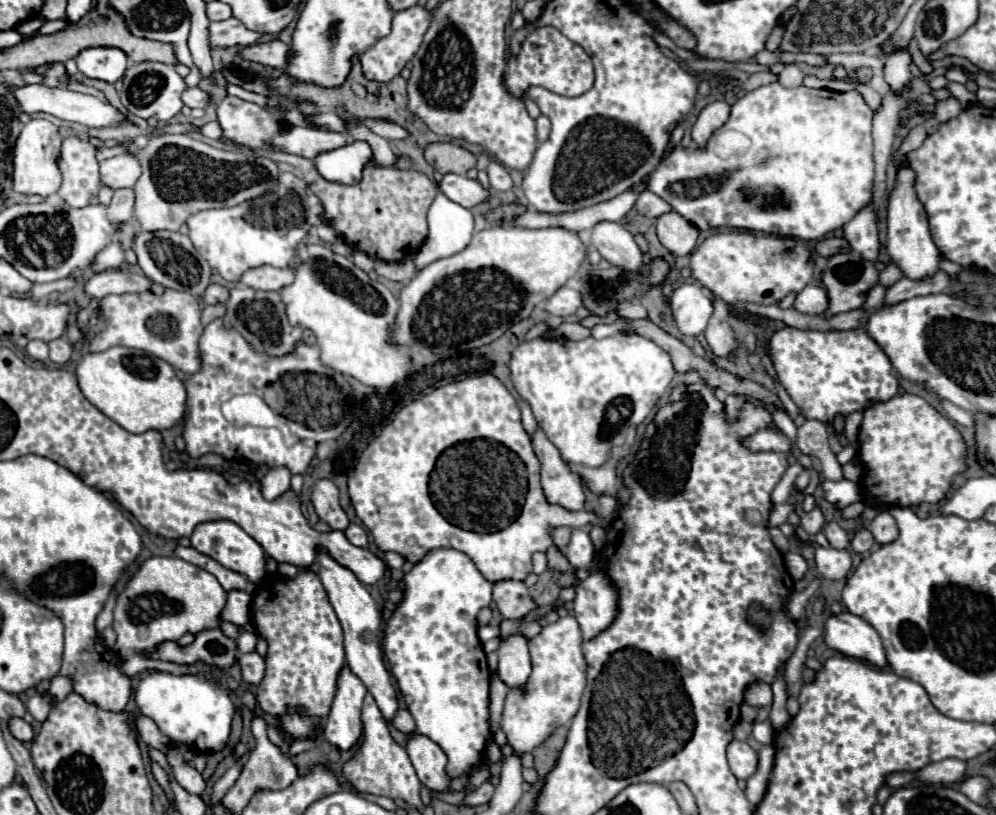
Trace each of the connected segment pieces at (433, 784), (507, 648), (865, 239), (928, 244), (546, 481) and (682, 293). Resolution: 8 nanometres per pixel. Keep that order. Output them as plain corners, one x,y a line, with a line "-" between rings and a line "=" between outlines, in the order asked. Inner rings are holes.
414,733
408,737
406,751
424,787
438,793
450,791
450,777
446,773
446,763
448,763
446,753
432,739
=
506,637
498,647
498,655
498,677
506,683
508,689
524,689
526,679
530,677
530,655
526,637
=
866,203
850,223
844,225
844,237
848,239
852,251
860,253
868,261
876,261
878,257
878,227
876,215
870,203
=
902,161
898,165
894,189
890,191
890,197
888,197
888,243
886,243
886,249
892,257
892,263
896,263
904,271
906,277
922,279
922,277
938,271
938,263
942,257
930,237
926,211
914,191
914,181
916,181
916,173
912,171
912,167
906,161
=
538,429
534,439
534,453
542,463
540,479
546,501
552,505
560,505
568,511
582,511
584,509
584,489
580,479
568,471
564,461
560,459
558,449
546,439
546,435
=
684,283
672,295
672,317
684,335
696,337
704,333
712,311
712,299
696,283

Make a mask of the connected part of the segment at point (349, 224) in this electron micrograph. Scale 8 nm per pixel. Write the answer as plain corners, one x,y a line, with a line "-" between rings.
272,153
276,161
294,165
314,195
322,201
326,223
350,245
354,251
362,251
374,259
398,263
412,259
428,235
426,213
436,197
436,183
420,171
398,171
390,167
366,167
360,183
342,185
330,183
318,175
314,161
288,153

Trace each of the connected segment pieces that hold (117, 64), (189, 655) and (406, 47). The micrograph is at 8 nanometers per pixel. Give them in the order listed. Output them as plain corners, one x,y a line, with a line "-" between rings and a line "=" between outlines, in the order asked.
96,47
96,49
84,49
82,53
78,53
76,65
78,65
78,71
90,79
116,83
118,79
122,79
128,59
120,49
=
206,629
198,633
194,643
188,647
180,647
178,643
162,643
152,653
152,657
178,665
194,665
198,661
204,661
208,667
226,671
238,659
238,645
220,629
=
414,5
414,7
408,7
408,9
396,11
394,19
392,19
392,33
388,37
378,39
372,47
368,47
366,51
362,51
358,55
364,77
368,81
388,83
396,75
400,75
400,71
406,67
408,61
414,59
418,47
422,45
422,35
426,33
426,27
430,27
430,19
432,19
432,11
426,9
424,5

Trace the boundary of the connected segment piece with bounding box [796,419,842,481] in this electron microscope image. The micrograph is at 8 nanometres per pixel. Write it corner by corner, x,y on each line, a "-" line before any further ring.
806,419
802,427
798,427
796,435
796,447
802,455
812,455
822,461
824,477
826,479
842,479
842,467
836,461
836,455
832,453
828,445
828,429
826,423
818,419

